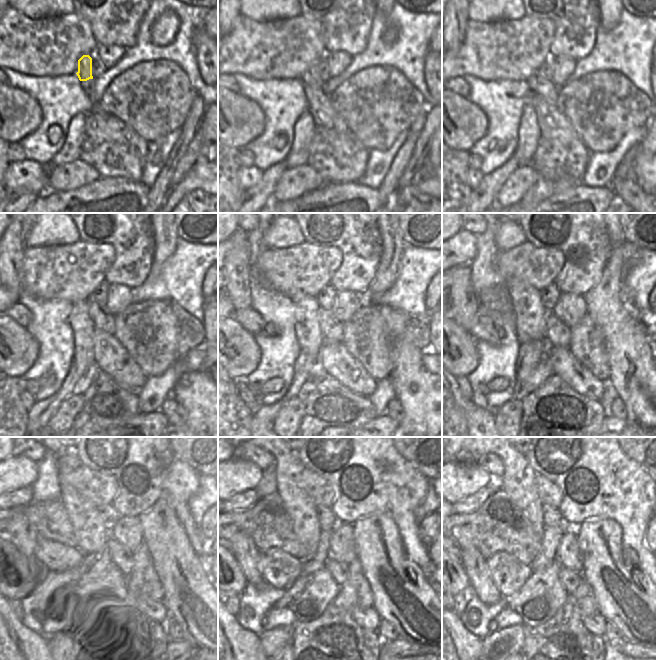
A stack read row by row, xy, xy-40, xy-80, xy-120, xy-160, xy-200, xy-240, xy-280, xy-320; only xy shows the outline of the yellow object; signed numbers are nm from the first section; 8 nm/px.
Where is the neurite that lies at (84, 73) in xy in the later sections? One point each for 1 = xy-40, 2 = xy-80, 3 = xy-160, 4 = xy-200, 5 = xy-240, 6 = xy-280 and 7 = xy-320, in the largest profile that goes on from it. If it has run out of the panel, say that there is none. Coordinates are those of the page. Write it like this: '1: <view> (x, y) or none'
1: xy-40 (310, 77)
2: xy-80 (536, 82)
3: xy-160 (331, 329)
4: xy-200 (557, 333)
5: xy-240 (121, 561)
6: xy-280 (339, 571)
7: xy-320 (570, 580)

